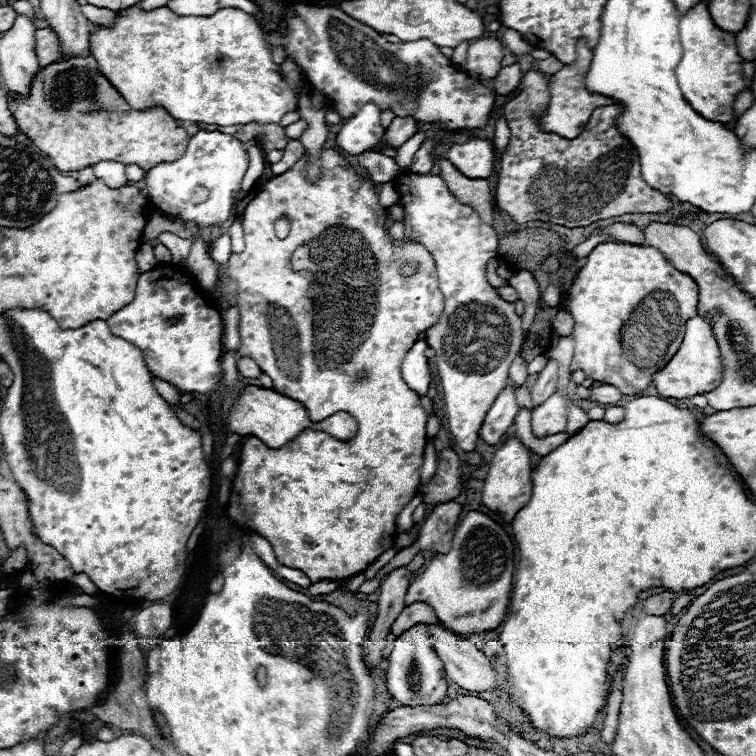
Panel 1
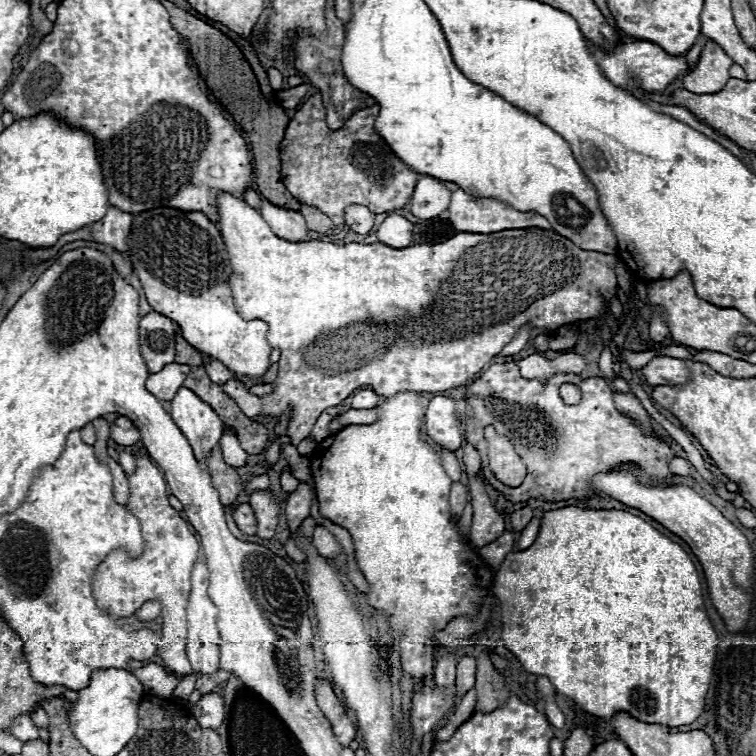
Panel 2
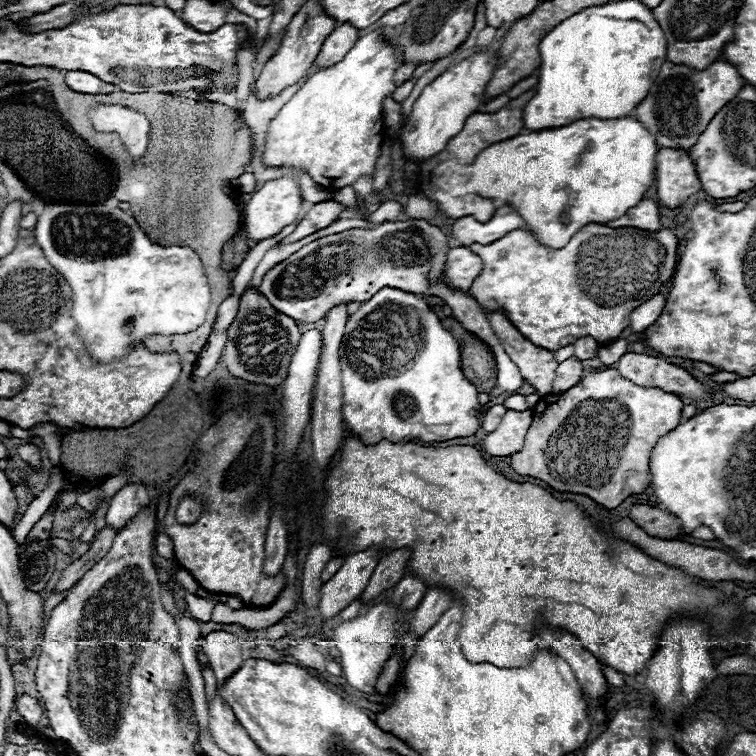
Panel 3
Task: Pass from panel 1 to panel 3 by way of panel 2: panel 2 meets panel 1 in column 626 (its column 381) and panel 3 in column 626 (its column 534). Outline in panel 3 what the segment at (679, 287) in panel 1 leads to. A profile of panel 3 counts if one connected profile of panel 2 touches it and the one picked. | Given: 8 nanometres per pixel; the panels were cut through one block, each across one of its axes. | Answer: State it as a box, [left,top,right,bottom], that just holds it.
[468,224,678,350]

